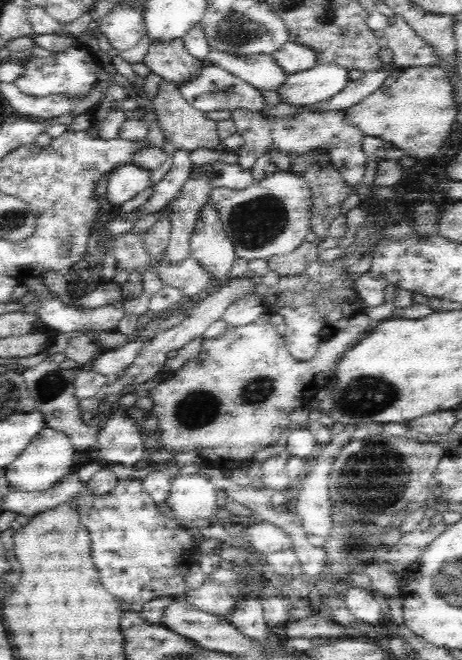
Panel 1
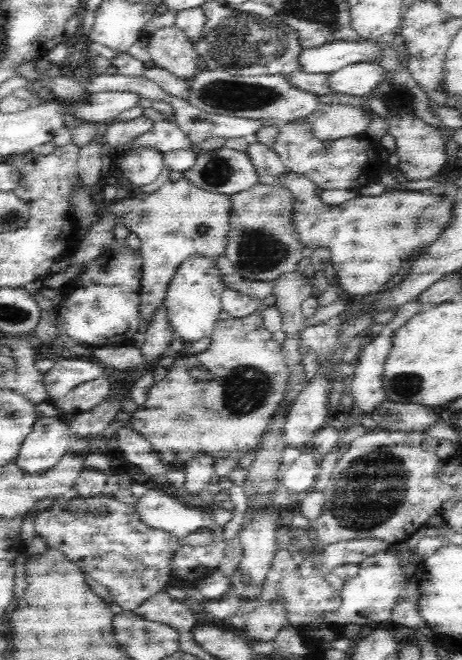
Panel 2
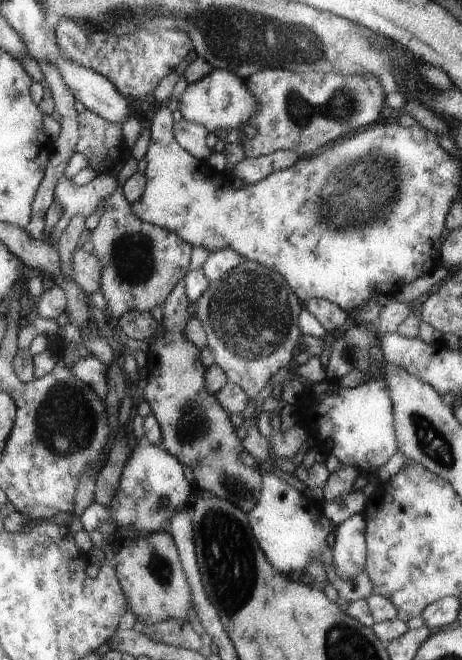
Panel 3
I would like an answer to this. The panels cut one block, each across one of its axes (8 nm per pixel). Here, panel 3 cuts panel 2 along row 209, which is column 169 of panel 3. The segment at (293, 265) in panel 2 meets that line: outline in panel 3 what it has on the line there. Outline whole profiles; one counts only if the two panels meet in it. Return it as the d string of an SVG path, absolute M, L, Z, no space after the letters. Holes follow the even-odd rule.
M121 186L104 201L105 212L97 224L88 229L86 238L93 244L92 255L101 264L99 292L105 299L105 313L109 321L115 323L124 312L147 312L162 305L167 294L185 276L194 246L174 232L139 220L121 196Z

